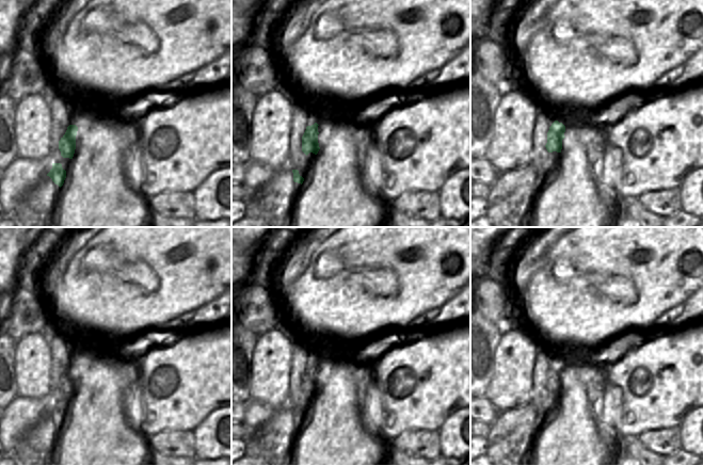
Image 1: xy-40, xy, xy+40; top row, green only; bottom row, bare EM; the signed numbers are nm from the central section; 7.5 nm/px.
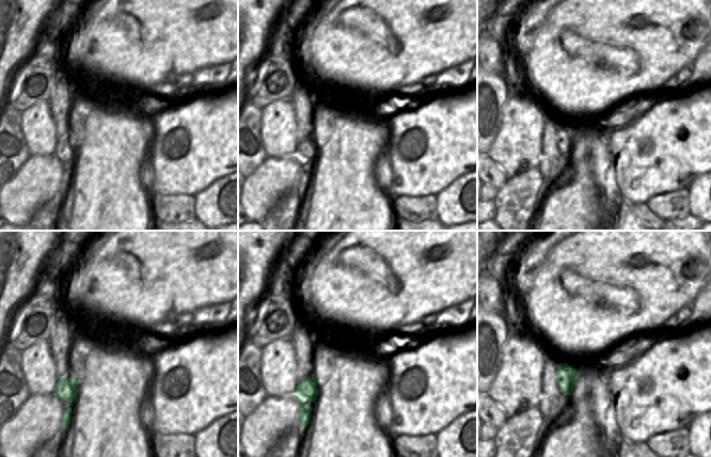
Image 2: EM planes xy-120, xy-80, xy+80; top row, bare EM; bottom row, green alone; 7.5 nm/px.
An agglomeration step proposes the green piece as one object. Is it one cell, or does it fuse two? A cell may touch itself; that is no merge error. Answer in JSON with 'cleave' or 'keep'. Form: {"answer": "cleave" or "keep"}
{"answer": "keep"}

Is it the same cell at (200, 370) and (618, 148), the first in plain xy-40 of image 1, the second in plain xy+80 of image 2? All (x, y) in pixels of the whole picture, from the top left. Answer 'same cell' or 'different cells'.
same cell

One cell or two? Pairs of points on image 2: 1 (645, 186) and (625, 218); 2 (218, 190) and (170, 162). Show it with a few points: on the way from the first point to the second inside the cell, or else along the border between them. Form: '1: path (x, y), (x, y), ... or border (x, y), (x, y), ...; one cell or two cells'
1: border (616, 190), (630, 205); two cells
2: border (226, 174), (214, 180), (194, 195); two cells

